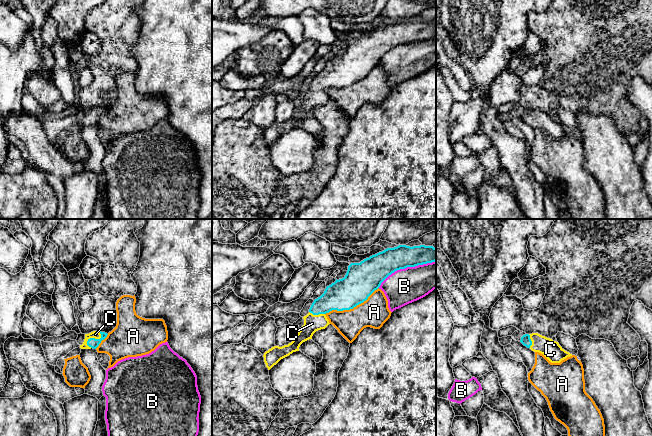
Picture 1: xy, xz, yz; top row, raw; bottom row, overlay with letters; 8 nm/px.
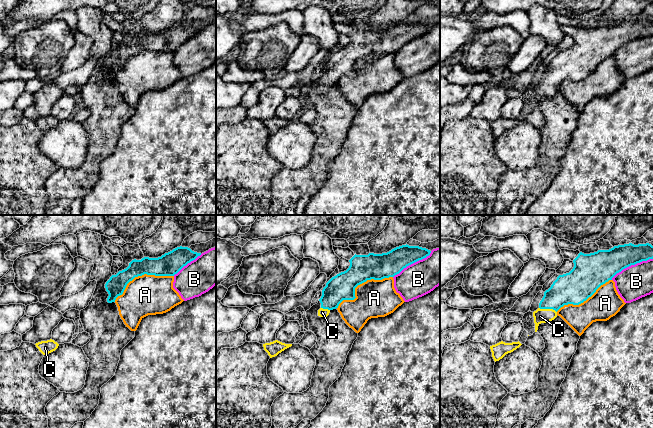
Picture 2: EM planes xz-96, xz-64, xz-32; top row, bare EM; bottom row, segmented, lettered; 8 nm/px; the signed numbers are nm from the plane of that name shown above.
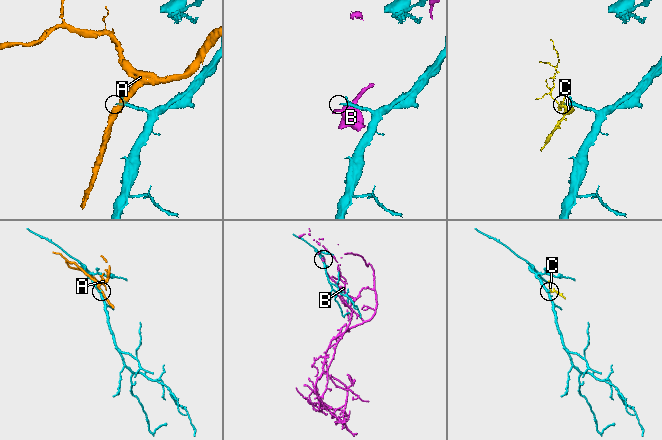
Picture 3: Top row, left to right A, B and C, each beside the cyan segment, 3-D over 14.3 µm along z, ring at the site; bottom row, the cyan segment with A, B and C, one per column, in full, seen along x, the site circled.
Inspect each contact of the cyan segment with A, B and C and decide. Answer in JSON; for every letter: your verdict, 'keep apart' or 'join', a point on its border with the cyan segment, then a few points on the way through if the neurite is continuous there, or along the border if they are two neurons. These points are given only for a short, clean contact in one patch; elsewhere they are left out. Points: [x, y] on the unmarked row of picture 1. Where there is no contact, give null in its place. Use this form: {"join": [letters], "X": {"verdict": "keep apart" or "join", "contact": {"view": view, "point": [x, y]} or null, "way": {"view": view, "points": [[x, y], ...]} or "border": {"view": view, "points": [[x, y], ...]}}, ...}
{"join": ["C"], "A": {"verdict": "keep apart", "contact": {"view": "xz", "point": [351, 84]}}, "B": {"verdict": "keep apart", "contact": {"view": "xz", "point": [406, 43]}}, "C": {"verdict": "join", "contact": {"view": "xy", "point": [93, 114]}, "way": {"view": "xy", "points": [[92, 118], [93, 114], [95, 110]]}}}

